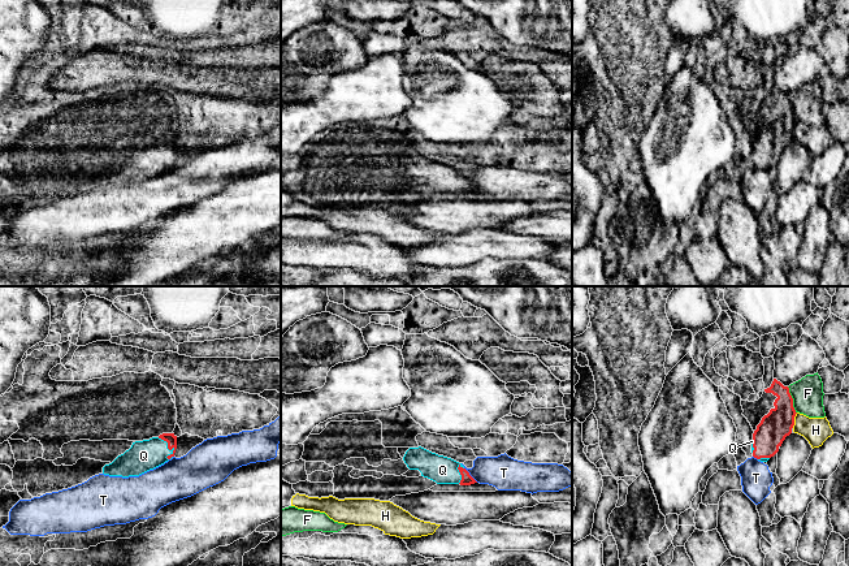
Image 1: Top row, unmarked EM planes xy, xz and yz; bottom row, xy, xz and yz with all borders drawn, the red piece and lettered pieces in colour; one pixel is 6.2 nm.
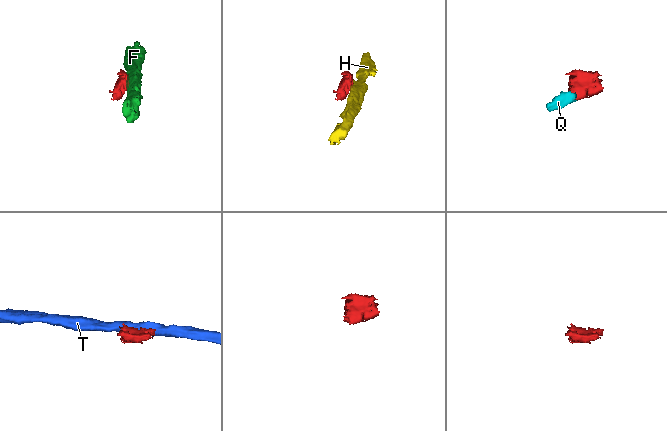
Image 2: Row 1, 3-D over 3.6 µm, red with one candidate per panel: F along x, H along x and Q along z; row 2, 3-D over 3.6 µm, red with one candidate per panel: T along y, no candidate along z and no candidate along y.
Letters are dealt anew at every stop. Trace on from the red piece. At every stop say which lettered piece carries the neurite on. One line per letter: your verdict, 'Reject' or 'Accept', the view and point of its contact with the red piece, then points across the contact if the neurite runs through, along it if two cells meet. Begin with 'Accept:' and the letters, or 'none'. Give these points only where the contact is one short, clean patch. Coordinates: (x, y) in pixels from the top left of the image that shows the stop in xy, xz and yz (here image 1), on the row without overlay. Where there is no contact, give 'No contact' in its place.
Accept: Q
F: Reject. Touches red at yz (792, 108). Boundary: yz (787, 95), (796, 121)
H: Reject. Touches red at yz (793, 129)
Q: Accept. Touches red at xy (168, 155). Path across: xy (170, 147), (168, 155), (143, 164)
T: Reject. Touches red at xz (470, 184). Boundary: xz (464, 176), (477, 190)

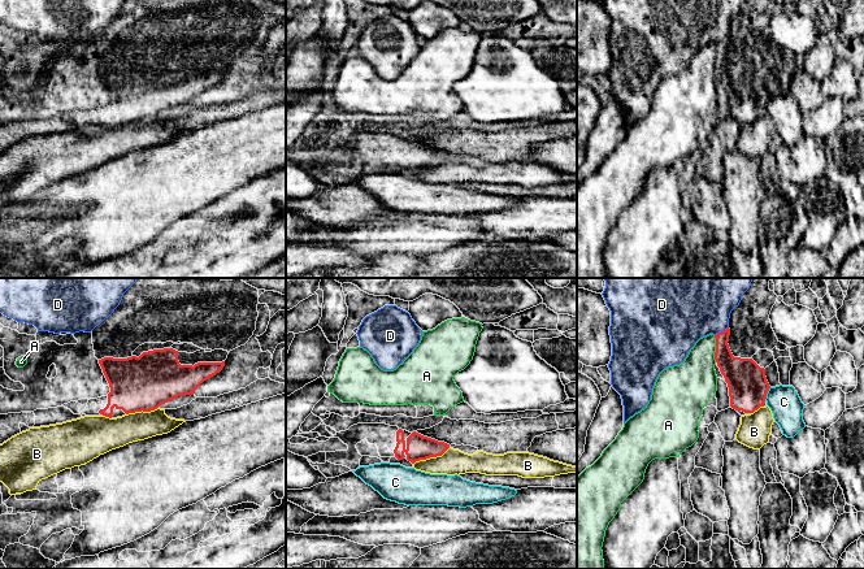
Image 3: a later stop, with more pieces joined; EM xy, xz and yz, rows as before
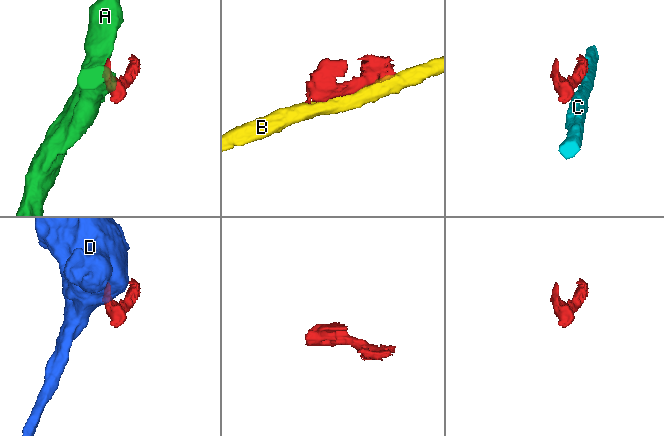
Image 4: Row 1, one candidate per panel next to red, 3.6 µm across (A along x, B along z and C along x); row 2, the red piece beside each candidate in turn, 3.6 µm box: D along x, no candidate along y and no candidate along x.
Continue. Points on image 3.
Accept: none
A: Reject. Touches red at yz (716, 57)
B: Reject. Touches red at xz (432, 165)
C: Reject. Touches red at yz (767, 101). Boundary: yz (771, 96), (764, 108)
D: Reject. Touches red at yz (721, 40). Boundary: yz (728, 35), (715, 44)

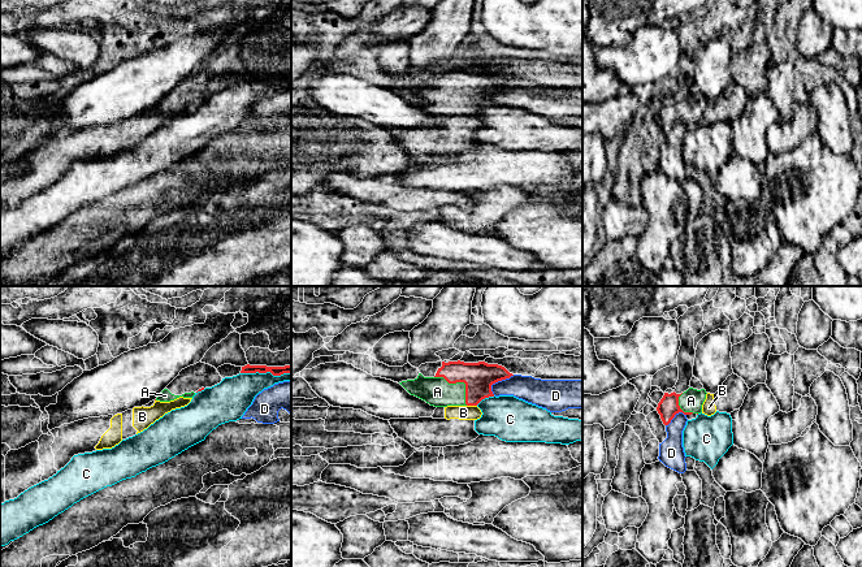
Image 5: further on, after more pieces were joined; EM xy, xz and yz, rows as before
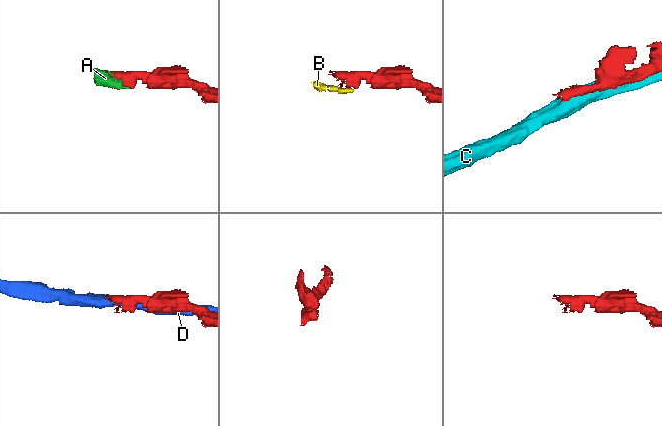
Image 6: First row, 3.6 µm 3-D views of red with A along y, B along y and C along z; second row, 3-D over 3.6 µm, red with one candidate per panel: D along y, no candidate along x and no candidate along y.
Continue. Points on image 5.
Accept: A
A: Accept. Touches red at xz (460, 90). Path across: xz (479, 86), (473, 90), (460, 90), (437, 100)
B: Reject. Touches red at xz (472, 113). Boundary: xz (467, 113), (476, 115)
C: Reject. Touches red at xy (265, 81). Boundary: xy (241, 81), (290, 82)
D: Reject. Touches red at xz (498, 89)

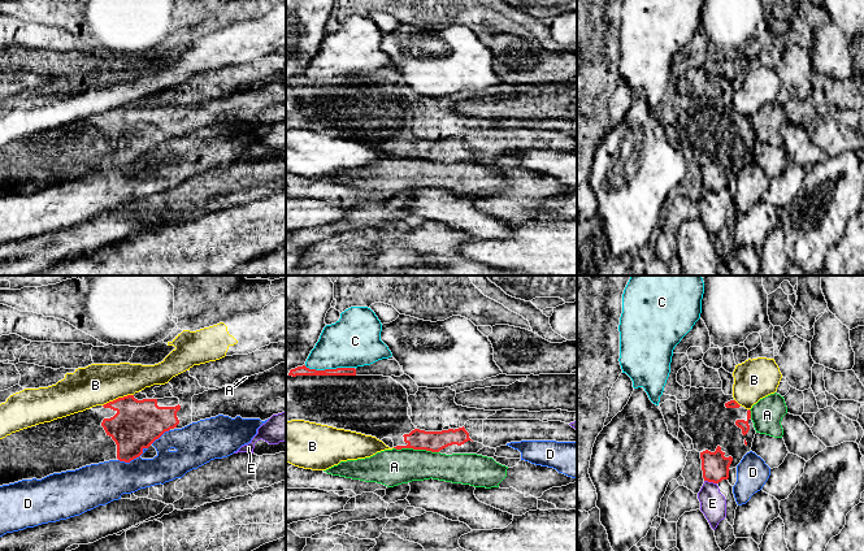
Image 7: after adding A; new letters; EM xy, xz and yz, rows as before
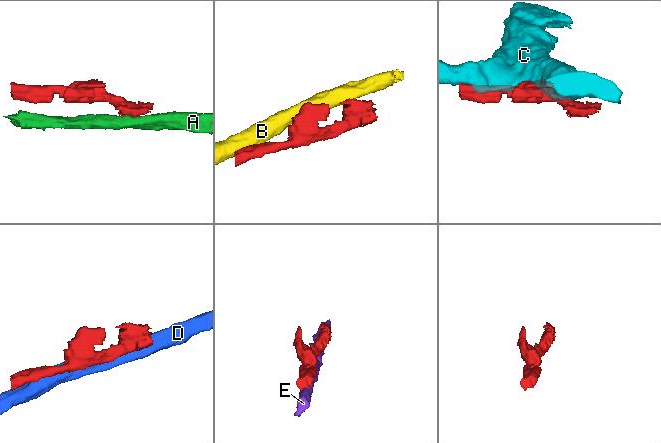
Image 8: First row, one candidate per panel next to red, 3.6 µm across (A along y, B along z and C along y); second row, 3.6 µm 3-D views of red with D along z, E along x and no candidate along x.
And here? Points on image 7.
Accept: none
A: Reject. Touches red at xz (416, 157). Boundary: xz (394, 156), (425, 157), (438, 161)
B: Reject. Touches red at xy (118, 107). Boundary: xy (133, 103), (118, 105), (103, 115)
C: Reject. Touches red at xz (329, 78)
D: Reject. Touches red at xy (133, 168). Boundary: xy (147, 156), (129, 170), (118, 169)
E: Reject. Touches red at yz (711, 190)

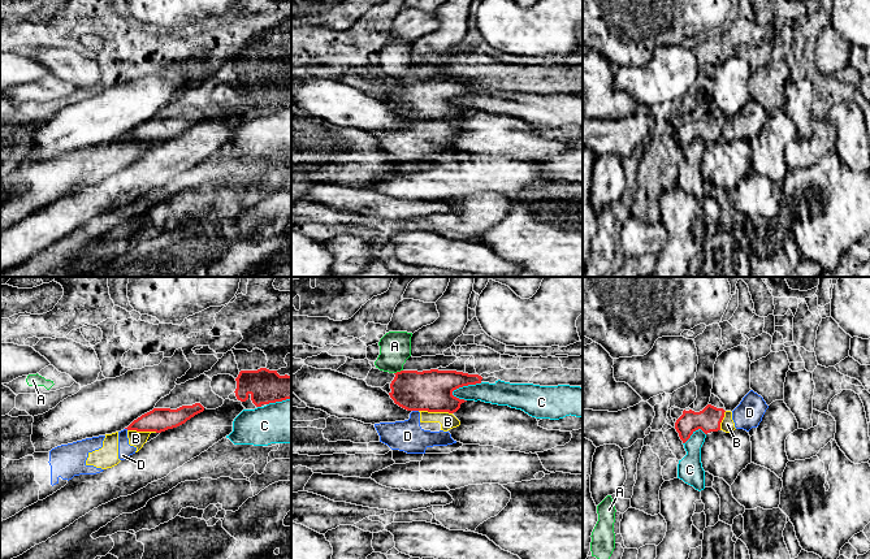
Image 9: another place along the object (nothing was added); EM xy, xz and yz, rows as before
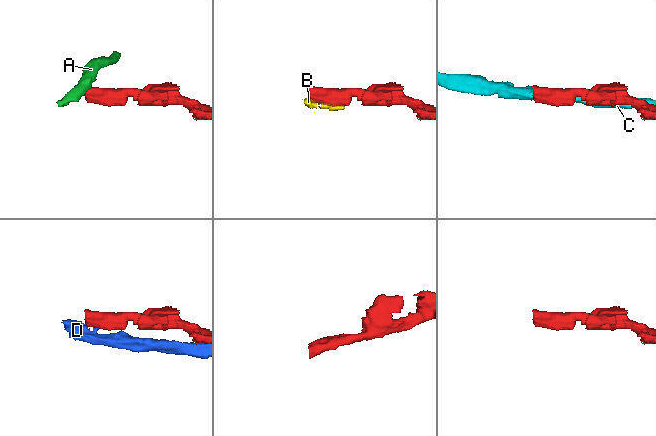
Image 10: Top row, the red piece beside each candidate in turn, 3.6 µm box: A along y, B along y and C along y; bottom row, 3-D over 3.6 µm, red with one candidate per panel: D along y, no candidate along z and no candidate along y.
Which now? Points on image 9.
Accept: none
A: Reject. Touches red at xz (398, 81). Boundary: xz (402, 78), (394, 82)
B: Reject. Touches red at xz (436, 120)
C: Reject. Touches red at xz (466, 94)
D: Reject. Touches red at xz (415, 118)

